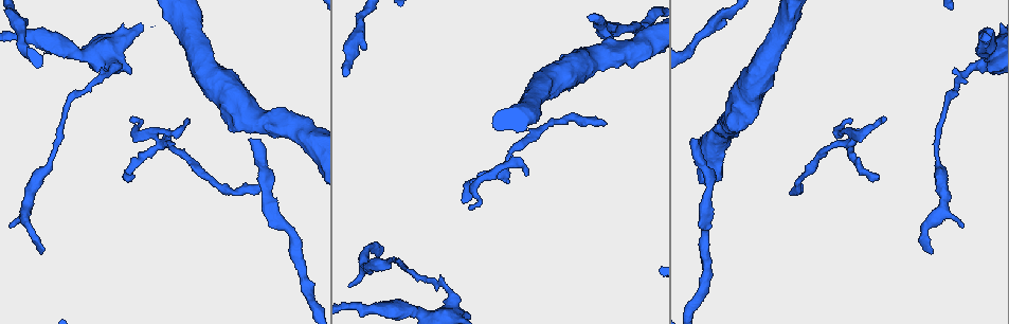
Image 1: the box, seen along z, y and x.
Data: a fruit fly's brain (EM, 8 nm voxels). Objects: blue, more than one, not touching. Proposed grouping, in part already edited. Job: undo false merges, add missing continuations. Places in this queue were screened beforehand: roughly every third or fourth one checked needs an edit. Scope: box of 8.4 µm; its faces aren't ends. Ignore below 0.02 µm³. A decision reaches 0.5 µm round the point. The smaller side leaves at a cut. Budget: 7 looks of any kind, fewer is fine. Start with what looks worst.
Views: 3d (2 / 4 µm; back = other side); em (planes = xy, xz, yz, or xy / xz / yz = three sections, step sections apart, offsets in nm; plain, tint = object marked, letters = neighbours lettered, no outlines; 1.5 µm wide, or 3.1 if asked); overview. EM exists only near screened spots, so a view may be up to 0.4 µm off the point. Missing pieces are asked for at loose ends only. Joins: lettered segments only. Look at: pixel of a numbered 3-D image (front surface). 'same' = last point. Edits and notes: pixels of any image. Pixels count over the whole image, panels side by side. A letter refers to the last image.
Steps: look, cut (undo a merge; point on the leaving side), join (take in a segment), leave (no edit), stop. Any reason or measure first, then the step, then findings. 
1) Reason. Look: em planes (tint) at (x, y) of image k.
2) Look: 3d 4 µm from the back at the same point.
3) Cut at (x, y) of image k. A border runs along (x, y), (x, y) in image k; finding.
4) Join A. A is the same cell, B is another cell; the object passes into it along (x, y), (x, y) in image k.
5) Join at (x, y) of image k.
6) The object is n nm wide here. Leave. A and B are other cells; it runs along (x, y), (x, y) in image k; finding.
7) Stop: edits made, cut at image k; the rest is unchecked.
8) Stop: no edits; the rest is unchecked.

An open end. Look: 3d 4 µm from the back at (250, 142) of image 1.

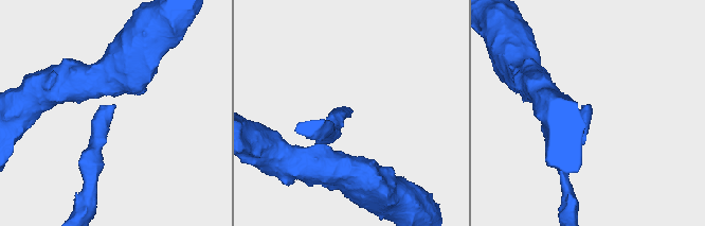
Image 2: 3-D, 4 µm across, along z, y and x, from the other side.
Need the tissue. Look: em planes (letters) at (352, 111) of image 2.

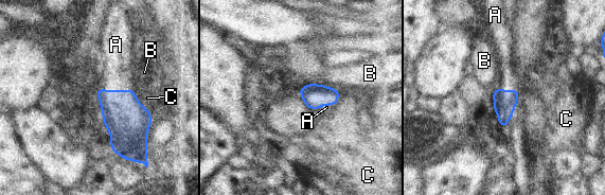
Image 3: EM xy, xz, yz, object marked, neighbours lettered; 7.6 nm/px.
The longest contact is with A, 260 nm. Join A. A is the same cell, B and C are other cells; the neuron continues.

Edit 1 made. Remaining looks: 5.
Branch stops here. Look: 3d 4 µm at (41, 252) of image 1.

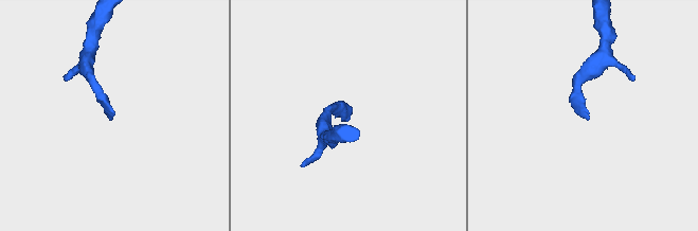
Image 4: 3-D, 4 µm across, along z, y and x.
Need the tissue. Look: em planes (letters) at (346, 120) of image 4.

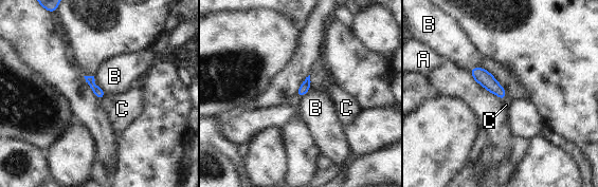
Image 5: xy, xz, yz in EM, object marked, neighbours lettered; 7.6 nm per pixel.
Leave. A, B and C are other cells; a border runs along (469, 70), (487, 70), (506, 97) in image 5; none of them fits.

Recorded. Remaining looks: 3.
Thin end. Look: 3d 2 µm at (130, 119) of image 1.

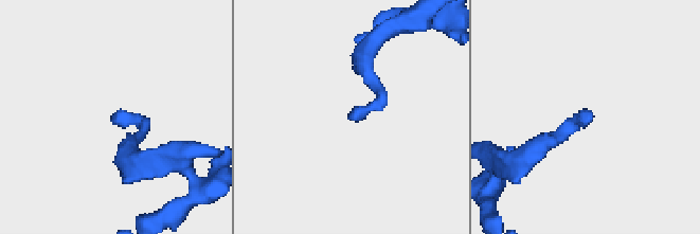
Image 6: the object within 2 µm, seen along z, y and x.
Need the tissue. Look: em planes (tint) at (352, 120) of image 6.

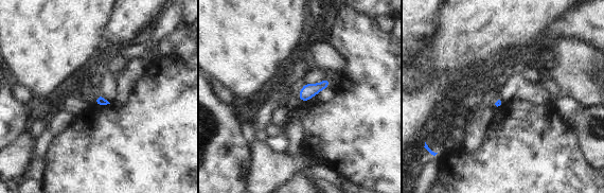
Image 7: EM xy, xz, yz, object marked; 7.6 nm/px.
See the neighbours. Look: em planes (letters) at the same point.

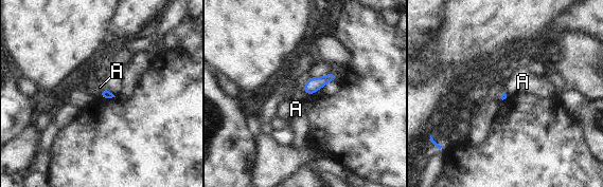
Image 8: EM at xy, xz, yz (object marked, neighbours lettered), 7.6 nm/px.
Leave. A is another cell; a border runs along (105, 87), (98, 96) in image 8; none of them fits.

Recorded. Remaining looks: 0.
Stop: edits made, join at image 3; the rest is unchecked.

